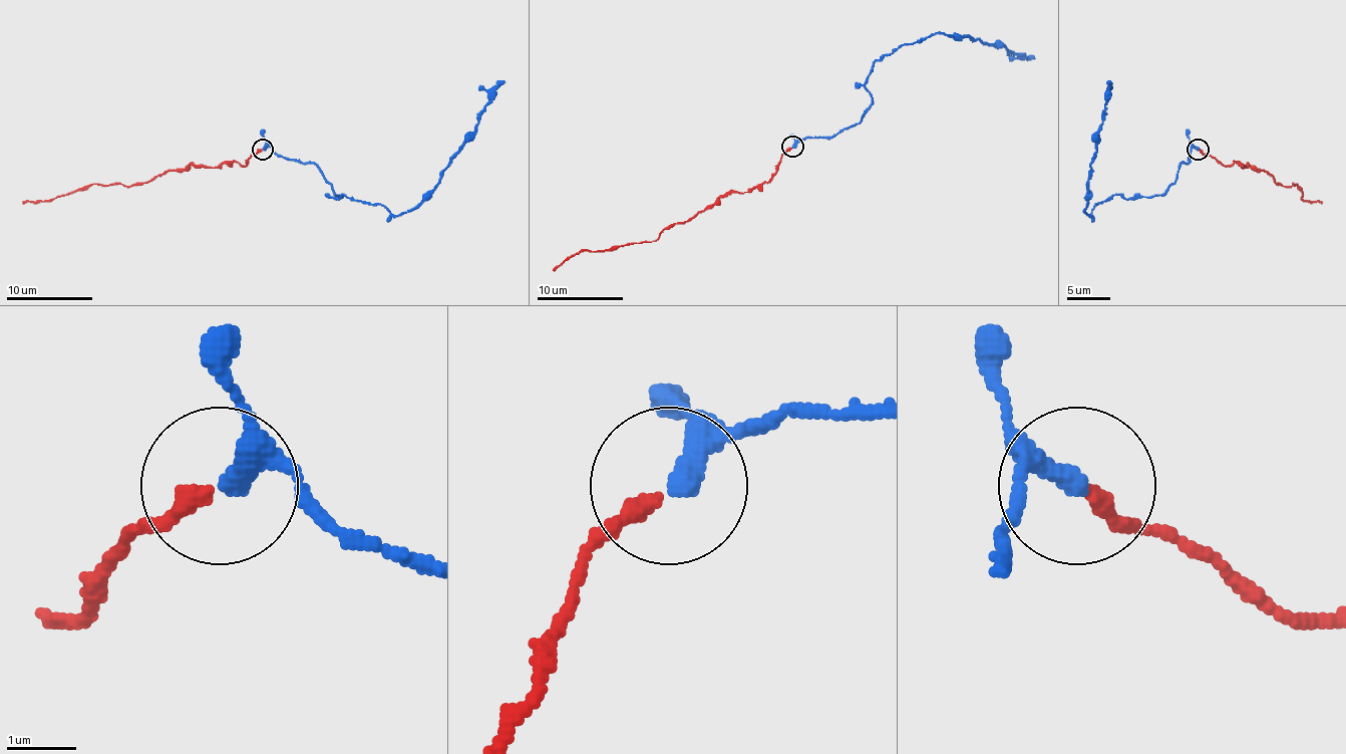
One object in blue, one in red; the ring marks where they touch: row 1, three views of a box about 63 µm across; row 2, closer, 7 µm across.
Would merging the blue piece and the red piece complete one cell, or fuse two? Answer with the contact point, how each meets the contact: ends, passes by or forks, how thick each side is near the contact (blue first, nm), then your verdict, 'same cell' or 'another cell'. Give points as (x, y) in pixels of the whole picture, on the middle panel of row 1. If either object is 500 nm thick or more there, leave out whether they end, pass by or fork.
(792, 147) | blue passes by | red ends | 240/240 nm | same cell

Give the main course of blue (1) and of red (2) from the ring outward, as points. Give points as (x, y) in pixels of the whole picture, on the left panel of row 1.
1: (262, 149), (312, 162), (342, 196), (335, 198), (383, 205), (400, 216), (439, 181), (505, 81)
2: (262, 149), (242, 166), (238, 162), (223, 162), (216, 168), (188, 166), (138, 183), (90, 183), (23, 203)

